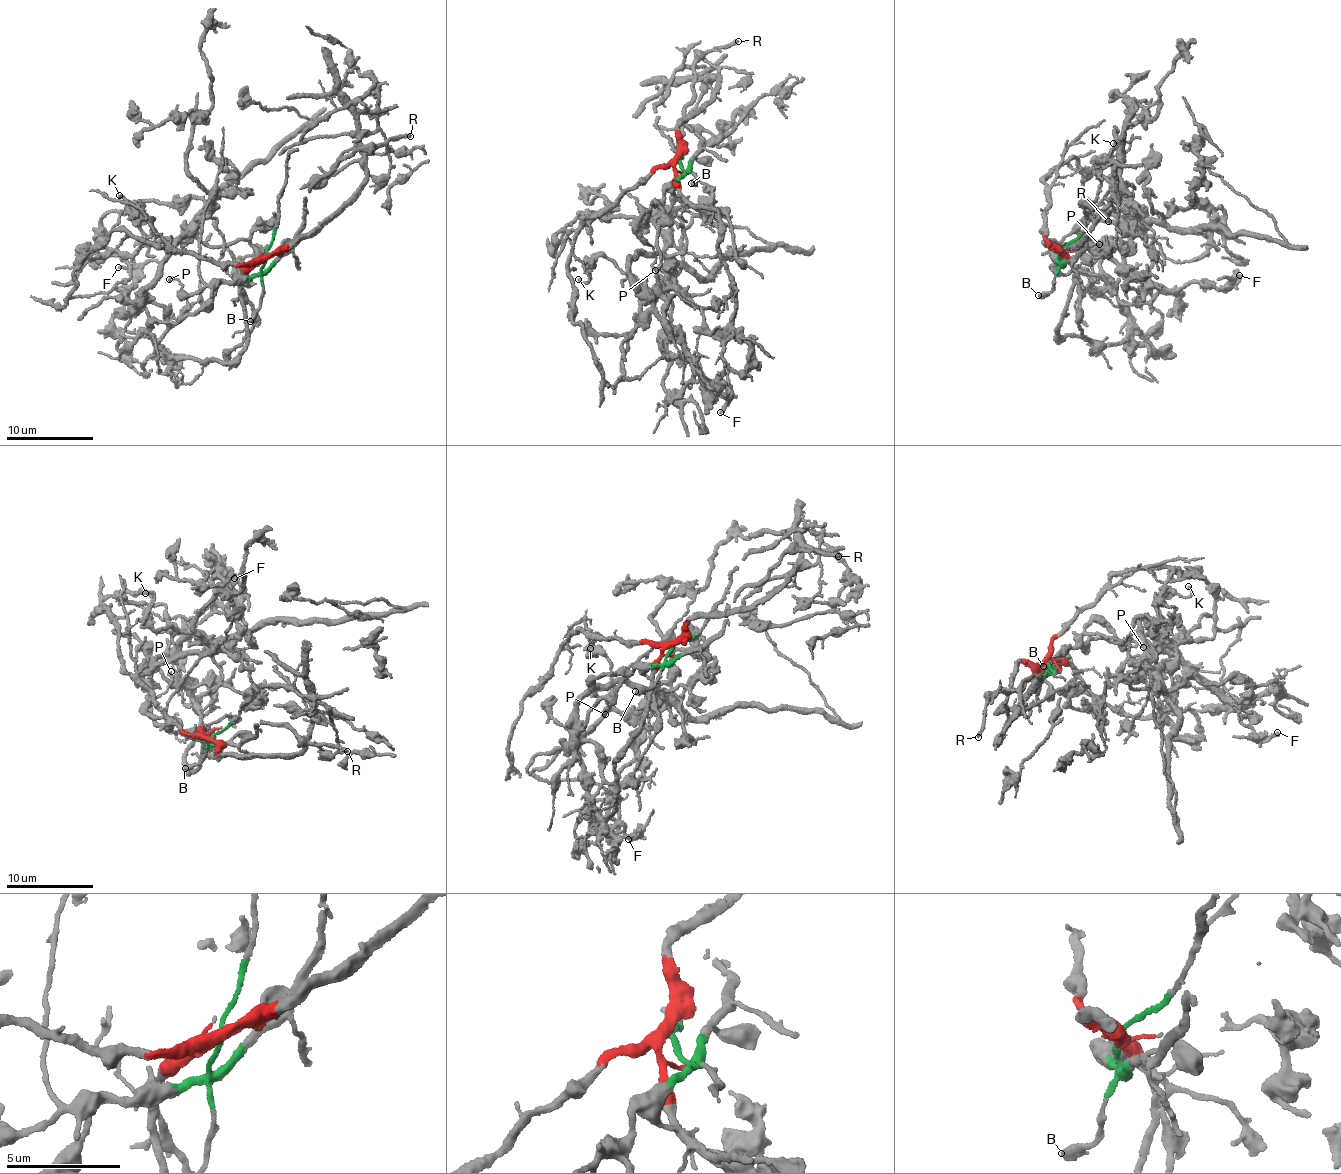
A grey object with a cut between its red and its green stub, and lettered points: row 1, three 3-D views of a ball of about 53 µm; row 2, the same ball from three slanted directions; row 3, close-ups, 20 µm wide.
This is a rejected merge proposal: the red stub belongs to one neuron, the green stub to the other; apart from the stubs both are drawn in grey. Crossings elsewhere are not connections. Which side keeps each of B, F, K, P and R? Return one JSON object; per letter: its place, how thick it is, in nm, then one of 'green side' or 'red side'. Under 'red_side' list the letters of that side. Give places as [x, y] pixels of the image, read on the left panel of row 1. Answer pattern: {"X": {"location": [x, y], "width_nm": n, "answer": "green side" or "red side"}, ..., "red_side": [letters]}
{"B": {"location": [250, 321], "width_nm": 440, "answer": "green side"}, "F": {"location": [118, 267], "width_nm": 240, "answer": "red side"}, "K": {"location": [119, 195], "width_nm": 170, "answer": "red side"}, "P": {"location": [169, 279], "width_nm": 170, "answer": "green side"}, "R": {"location": [410, 136], "width_nm": 280, "answer": "green side"}, "red_side": ["F", "K"]}

